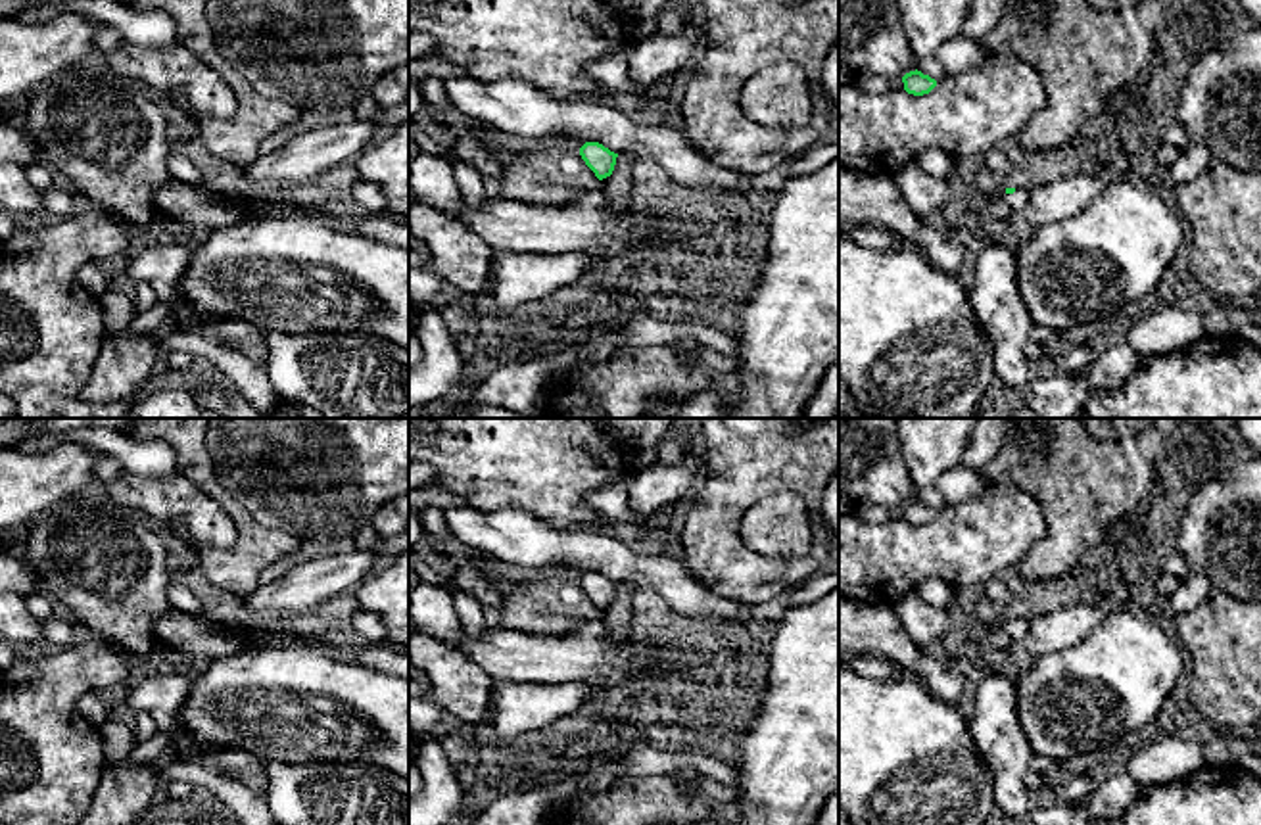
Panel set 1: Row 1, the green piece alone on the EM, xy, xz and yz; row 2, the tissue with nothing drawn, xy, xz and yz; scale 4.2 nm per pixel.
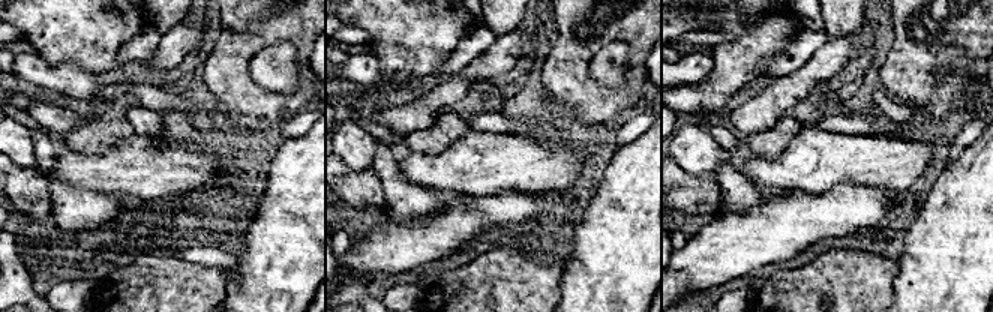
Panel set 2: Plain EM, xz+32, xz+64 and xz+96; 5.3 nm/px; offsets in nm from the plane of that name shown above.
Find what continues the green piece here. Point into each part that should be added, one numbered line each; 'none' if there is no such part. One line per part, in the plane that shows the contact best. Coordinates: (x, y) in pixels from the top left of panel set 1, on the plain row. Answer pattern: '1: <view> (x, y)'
1: yz (1020, 628)

